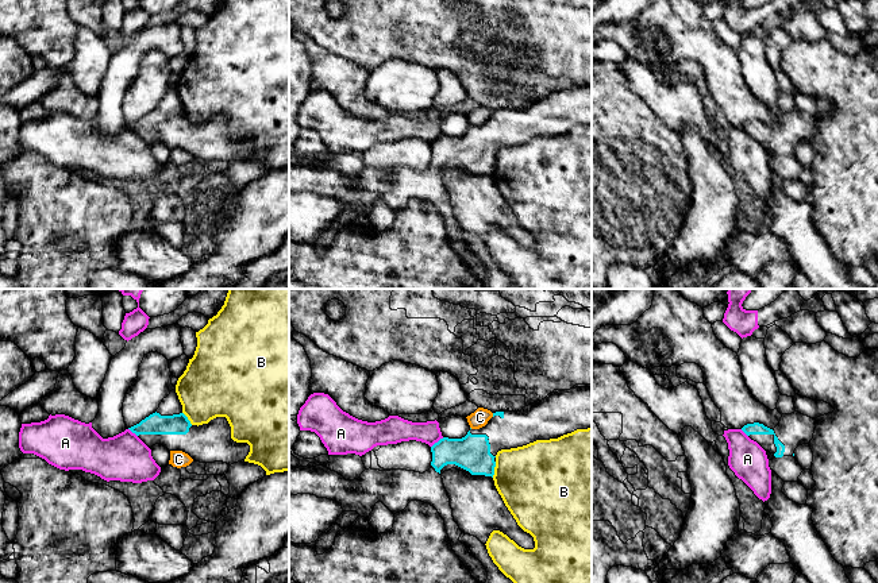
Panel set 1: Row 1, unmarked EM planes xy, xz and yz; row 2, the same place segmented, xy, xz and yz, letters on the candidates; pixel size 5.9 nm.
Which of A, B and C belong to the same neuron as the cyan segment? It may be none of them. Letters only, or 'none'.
none

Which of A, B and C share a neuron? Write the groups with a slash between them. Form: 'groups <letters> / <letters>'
groups A / B / C

